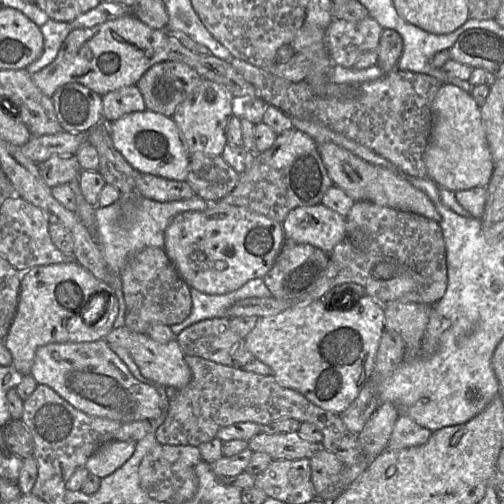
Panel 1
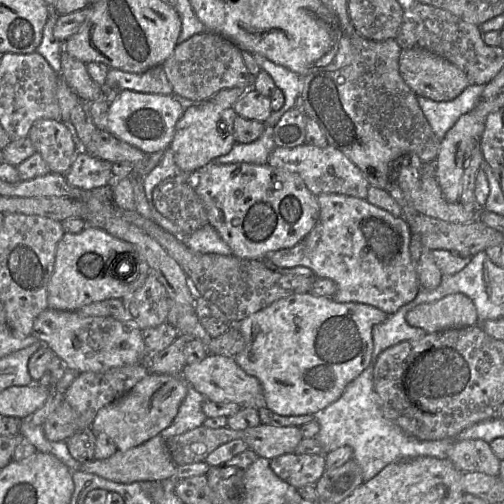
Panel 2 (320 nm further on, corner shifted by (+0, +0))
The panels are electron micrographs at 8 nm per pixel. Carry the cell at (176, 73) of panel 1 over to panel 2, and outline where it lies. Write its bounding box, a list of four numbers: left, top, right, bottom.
[162,32,255,102]

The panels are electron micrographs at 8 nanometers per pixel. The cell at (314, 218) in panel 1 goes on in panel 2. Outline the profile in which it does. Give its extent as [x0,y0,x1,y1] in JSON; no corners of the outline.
[265,193,420,316]

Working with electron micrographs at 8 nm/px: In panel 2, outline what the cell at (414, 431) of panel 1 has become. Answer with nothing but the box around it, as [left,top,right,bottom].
[448,439,500,476]

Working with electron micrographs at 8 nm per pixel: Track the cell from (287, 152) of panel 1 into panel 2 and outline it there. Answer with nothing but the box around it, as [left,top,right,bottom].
[266,143,370,199]

